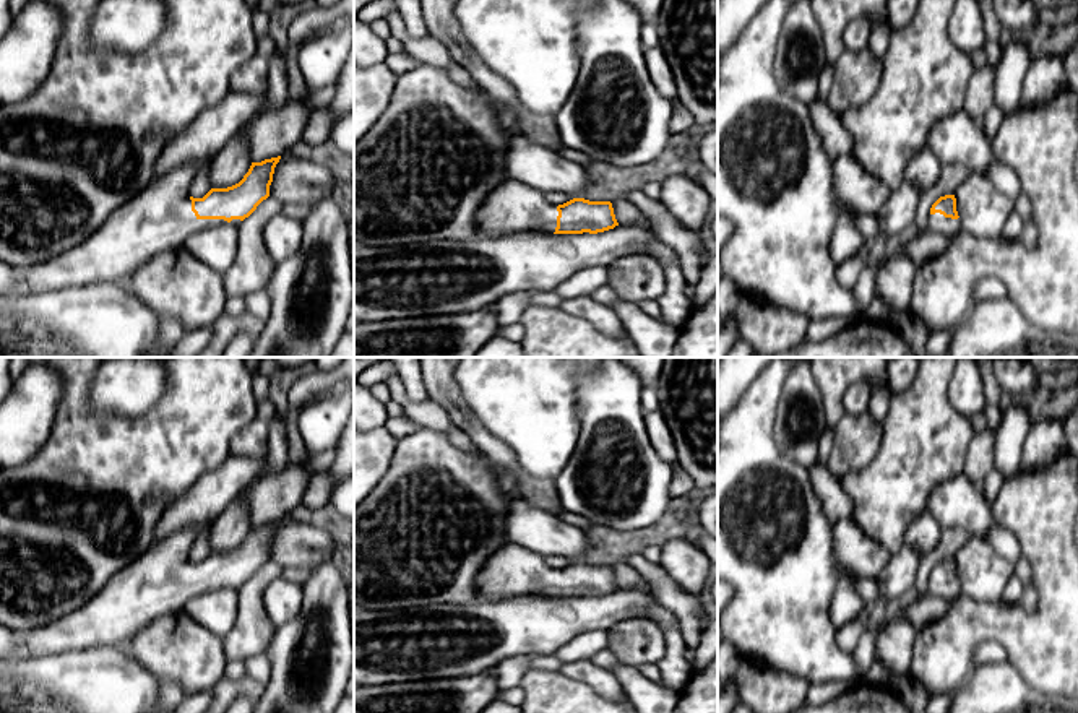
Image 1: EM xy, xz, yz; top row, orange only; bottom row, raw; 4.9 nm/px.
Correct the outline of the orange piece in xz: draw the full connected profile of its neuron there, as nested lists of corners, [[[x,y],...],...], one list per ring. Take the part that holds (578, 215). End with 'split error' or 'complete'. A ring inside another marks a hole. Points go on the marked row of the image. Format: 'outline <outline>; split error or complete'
outline [[[508,179],[489,193],[477,216],[477,237],[498,239],[516,232],[597,234],[619,226],[610,201],[573,198],[552,205],[544,192]]]; split error

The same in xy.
outline [[[294,96],[281,109],[263,110],[244,128],[252,166],[239,184],[193,198],[192,182],[213,158],[179,166],[153,179],[88,240],[26,268],[23,279],[34,292],[125,283],[148,260],[182,247],[195,232],[219,224],[239,226],[270,197],[274,167],[302,140],[312,112],[305,99]]]; split error

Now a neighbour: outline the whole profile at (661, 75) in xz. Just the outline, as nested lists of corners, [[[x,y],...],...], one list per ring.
[[[651,47],[645,50],[645,62],[656,89],[671,102],[677,102],[677,86],[672,70],[664,57],[661,47]]]

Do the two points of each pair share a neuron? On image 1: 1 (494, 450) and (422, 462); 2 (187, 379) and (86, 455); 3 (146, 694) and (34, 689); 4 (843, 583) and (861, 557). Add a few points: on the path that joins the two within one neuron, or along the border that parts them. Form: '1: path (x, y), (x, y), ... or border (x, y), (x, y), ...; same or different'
1: border (478, 450), (489, 460); different
2: path (168, 406), (119, 455), (114, 455); same
3: path (119, 694), (62, 694); same
4: border (835, 562), (859, 580); different

